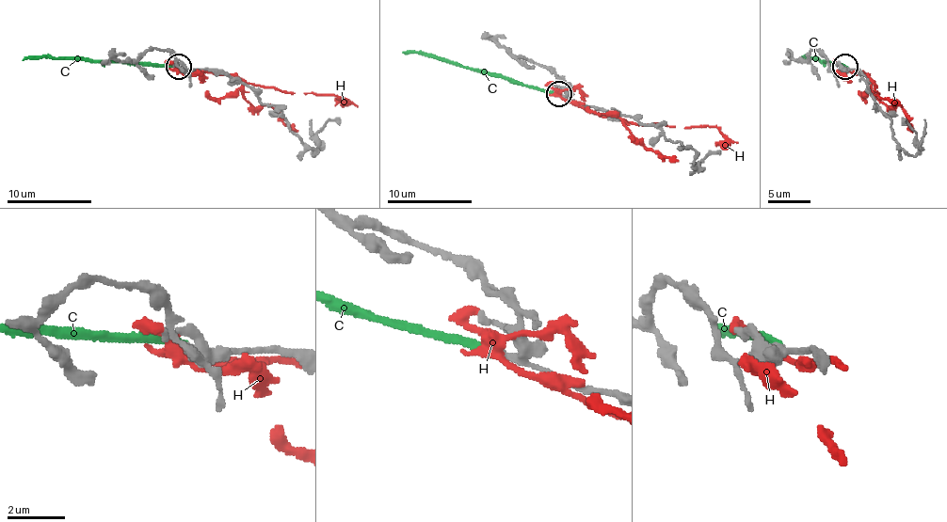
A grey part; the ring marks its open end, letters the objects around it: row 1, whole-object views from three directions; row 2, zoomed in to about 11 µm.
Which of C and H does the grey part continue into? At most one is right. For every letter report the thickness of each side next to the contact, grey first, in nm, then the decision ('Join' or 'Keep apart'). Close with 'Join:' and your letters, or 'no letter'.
C: Thickness 240 nm (grey) against 220 nm. Keep apart
H: Thickness 240 nm (grey) against 360 nm. Keep apart
Join: no letter

